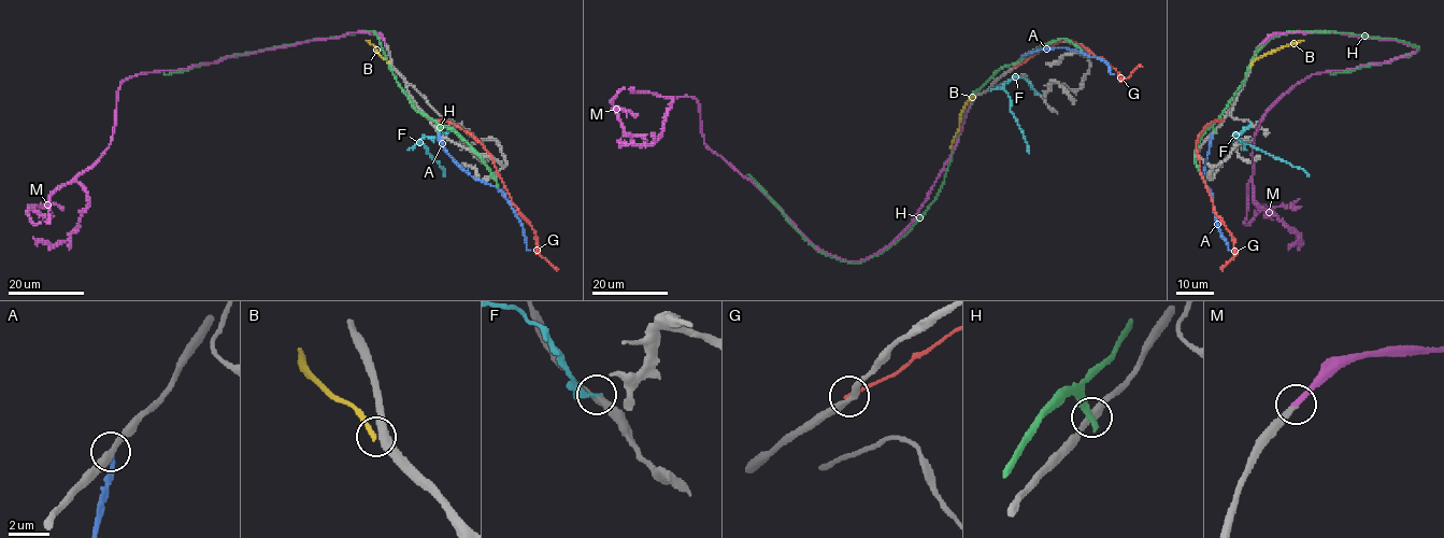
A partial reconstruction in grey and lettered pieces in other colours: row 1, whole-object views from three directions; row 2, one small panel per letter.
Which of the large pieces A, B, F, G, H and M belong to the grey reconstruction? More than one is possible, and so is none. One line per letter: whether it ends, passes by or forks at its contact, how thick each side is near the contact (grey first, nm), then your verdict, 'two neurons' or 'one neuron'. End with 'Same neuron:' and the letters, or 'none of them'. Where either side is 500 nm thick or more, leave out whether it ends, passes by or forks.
A: it ends | 320/220 nm | two neurons
B: it ends | 400/220 nm | two neurons
F: it ends | 360/280 nm | two neurons
G: it ends | 280/190 nm | two neurons
H: it ends | 360/360 nm | two neurons
M: it ends | 280/280 nm | one neuron
Same neuron: M

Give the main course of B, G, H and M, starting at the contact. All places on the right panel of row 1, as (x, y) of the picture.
B: (1251, 65), (1268, 53), (1303, 40)
G: (1223, 119), (1210, 123), (1202, 130), (1196, 146), (1200, 173), (1214, 212), (1234, 241), (1234, 256), (1221, 269)
H: (1214, 130), (1251, 59), (1282, 33), (1350, 33), (1390, 38), (1418, 48), (1387, 62), (1330, 73)
M: (1263, 42), (1340, 32), (1417, 50), (1307, 76), (1268, 111), (1255, 136), (1244, 223), (1260, 207), (1302, 206)

